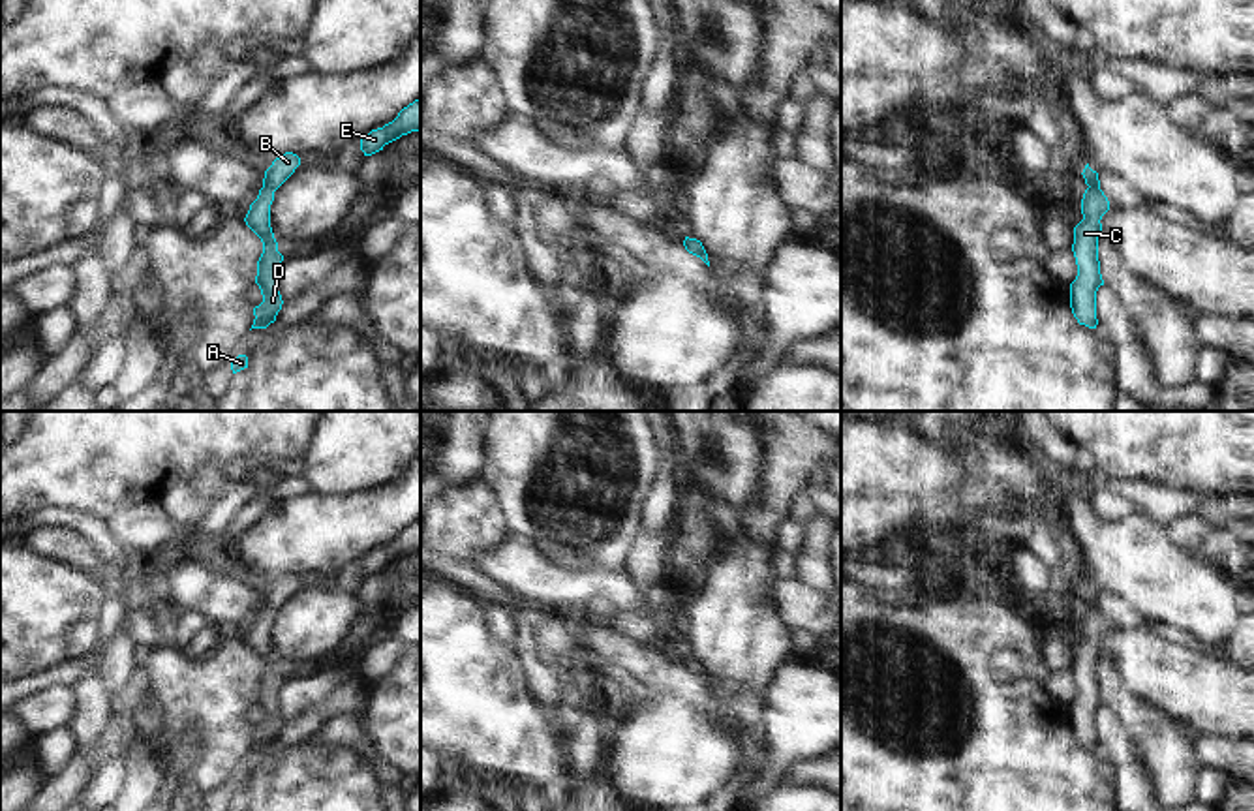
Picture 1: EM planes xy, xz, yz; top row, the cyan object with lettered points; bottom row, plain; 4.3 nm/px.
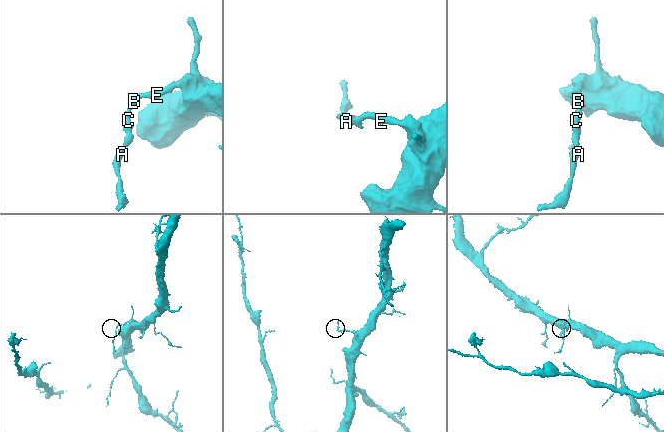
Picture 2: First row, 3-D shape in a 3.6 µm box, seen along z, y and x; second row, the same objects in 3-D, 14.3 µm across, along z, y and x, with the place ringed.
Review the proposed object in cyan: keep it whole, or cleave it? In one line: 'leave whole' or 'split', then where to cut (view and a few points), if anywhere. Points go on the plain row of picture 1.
leave whole | no cut

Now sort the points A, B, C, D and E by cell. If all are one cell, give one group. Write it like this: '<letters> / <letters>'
A B C D E

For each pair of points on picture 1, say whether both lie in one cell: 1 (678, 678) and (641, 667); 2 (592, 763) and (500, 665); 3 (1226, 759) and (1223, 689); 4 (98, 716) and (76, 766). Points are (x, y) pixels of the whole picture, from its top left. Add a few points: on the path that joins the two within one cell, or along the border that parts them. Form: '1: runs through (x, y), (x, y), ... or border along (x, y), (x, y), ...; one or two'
1: runs through (669, 678), (650, 669); one
2: border along (560, 744), (565, 755), (565, 774), (573, 787); two
3: border along (1234, 734), (1194, 736); two
4: border along (109, 714), (96, 742), (89, 749), (77, 751); two

